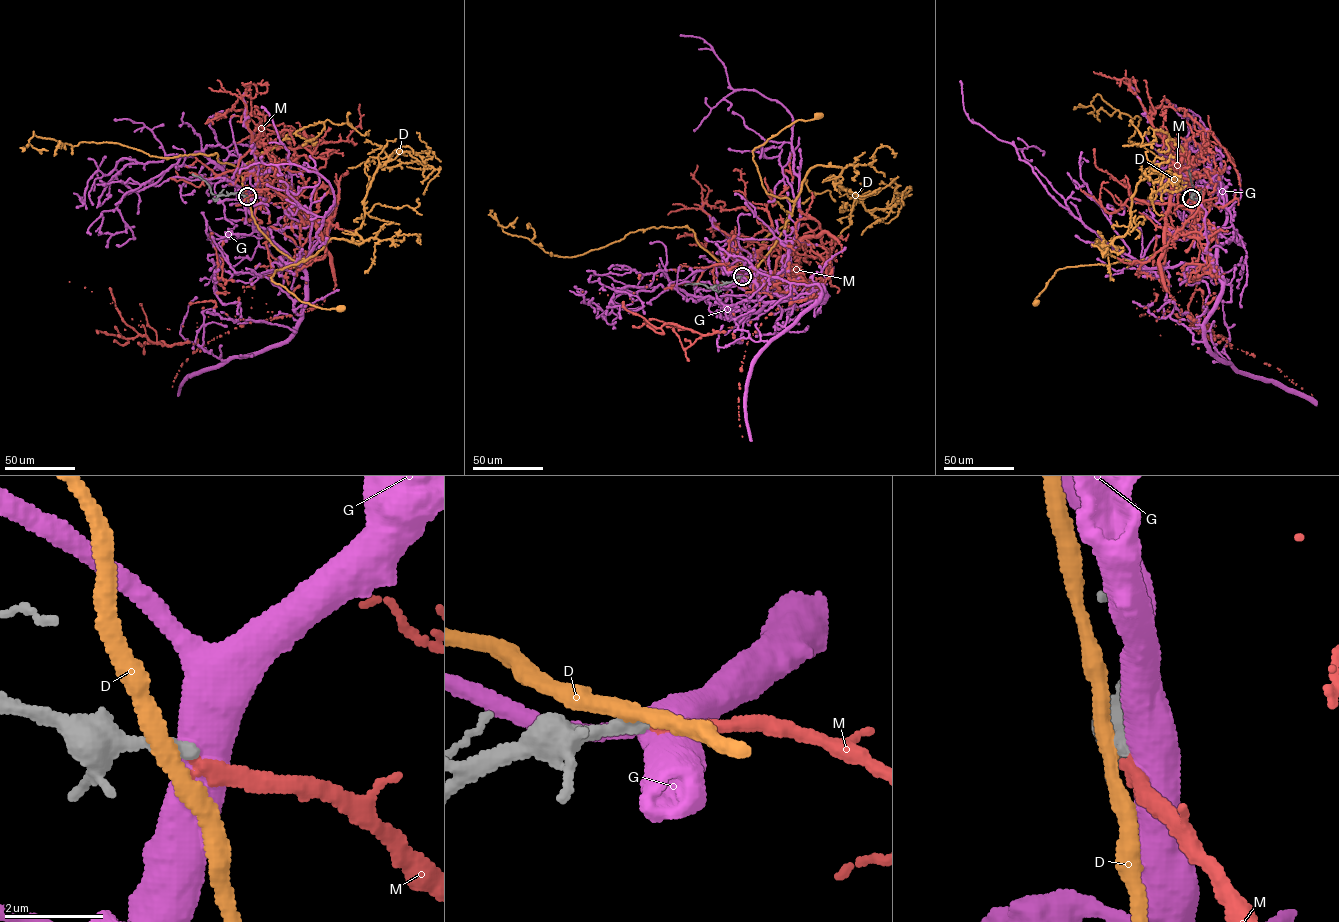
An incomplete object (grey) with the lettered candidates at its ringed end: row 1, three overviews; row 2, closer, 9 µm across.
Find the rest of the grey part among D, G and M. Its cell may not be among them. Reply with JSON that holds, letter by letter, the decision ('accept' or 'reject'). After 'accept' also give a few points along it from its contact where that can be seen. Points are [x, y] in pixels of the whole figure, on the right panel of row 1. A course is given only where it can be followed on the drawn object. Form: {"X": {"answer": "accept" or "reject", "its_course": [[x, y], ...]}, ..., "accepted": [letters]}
{"D": {"answer": "reject"}, "G": {"answer": "reject"}, "M": {"answer": "reject"}, "accepted": []}

